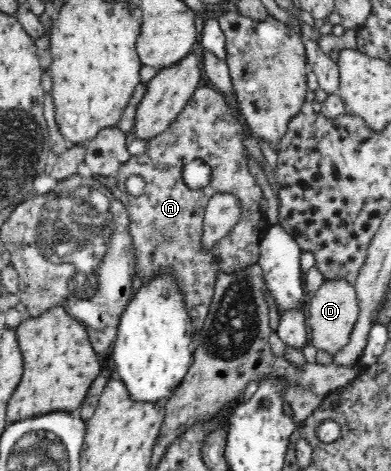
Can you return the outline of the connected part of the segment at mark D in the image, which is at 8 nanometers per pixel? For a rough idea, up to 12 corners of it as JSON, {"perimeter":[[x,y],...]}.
{"perimeter":[[324,280],[309,306],[310,341],[334,357],[359,314],[355,286]]}

